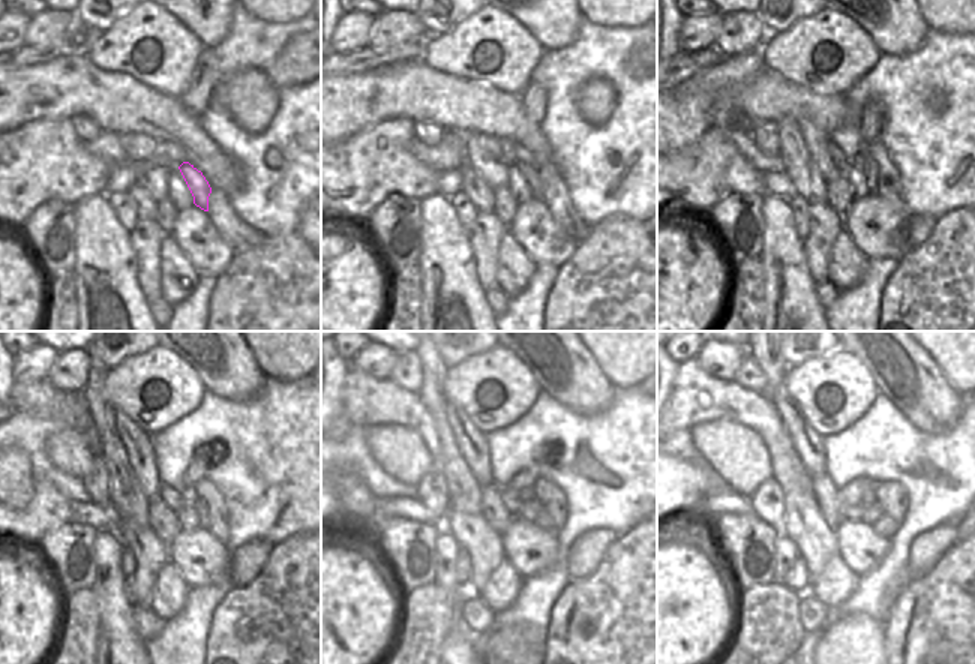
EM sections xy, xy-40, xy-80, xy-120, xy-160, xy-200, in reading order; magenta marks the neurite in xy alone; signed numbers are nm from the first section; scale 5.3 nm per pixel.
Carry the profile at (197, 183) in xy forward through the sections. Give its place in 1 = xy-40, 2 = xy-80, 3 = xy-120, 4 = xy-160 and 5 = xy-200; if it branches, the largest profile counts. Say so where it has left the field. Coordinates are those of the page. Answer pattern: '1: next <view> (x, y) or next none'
1: next xy-40 (530, 170)
2: next xy-80 (864, 162)
3: next xy-120 (189, 495)
4: next xy-160 (527, 495)
5: next xy-200 (867, 496)

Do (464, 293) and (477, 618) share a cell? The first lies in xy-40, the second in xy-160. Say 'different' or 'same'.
different

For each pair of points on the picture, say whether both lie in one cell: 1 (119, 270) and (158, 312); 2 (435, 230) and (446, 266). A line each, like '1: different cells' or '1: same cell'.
1: different cells
2: same cell

